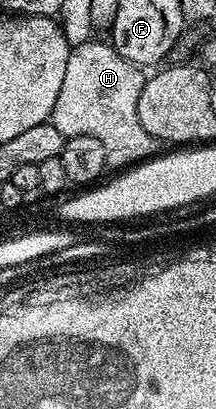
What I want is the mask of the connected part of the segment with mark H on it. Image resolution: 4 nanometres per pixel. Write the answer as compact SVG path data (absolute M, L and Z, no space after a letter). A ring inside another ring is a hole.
M91 38L68 53L66 78L62 78L62 90L58 90L50 122L66 138L98 138L106 149L109 169L124 170L155 157L158 142L146 134L146 130L142 130L142 122L138 122L138 98L145 79L146 72L141 65L122 58L111 43L104 41L103 44L98 38Z

